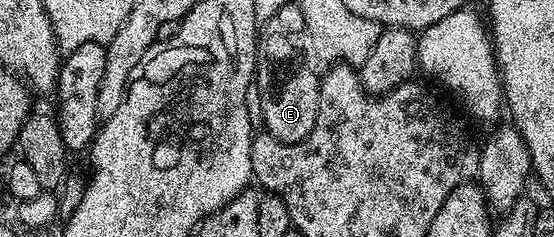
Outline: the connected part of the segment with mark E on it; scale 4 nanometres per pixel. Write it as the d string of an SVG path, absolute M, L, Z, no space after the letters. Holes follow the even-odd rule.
M271 33L260 40L257 45L257 73L260 91L263 93L261 108L264 112L263 129L273 135L281 143L301 143L313 131L319 114L319 83L320 74L311 69L295 69L281 81L270 81L267 76L271 69L278 67L282 61L287 61L294 55L295 49L291 41L283 33ZM263 76L263 78L261 78Z

